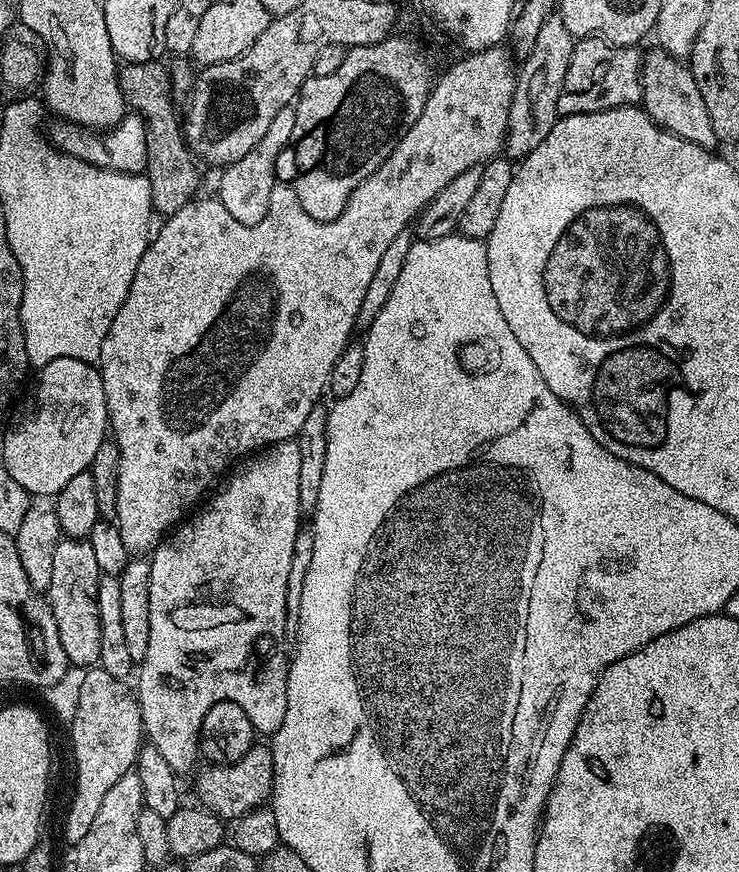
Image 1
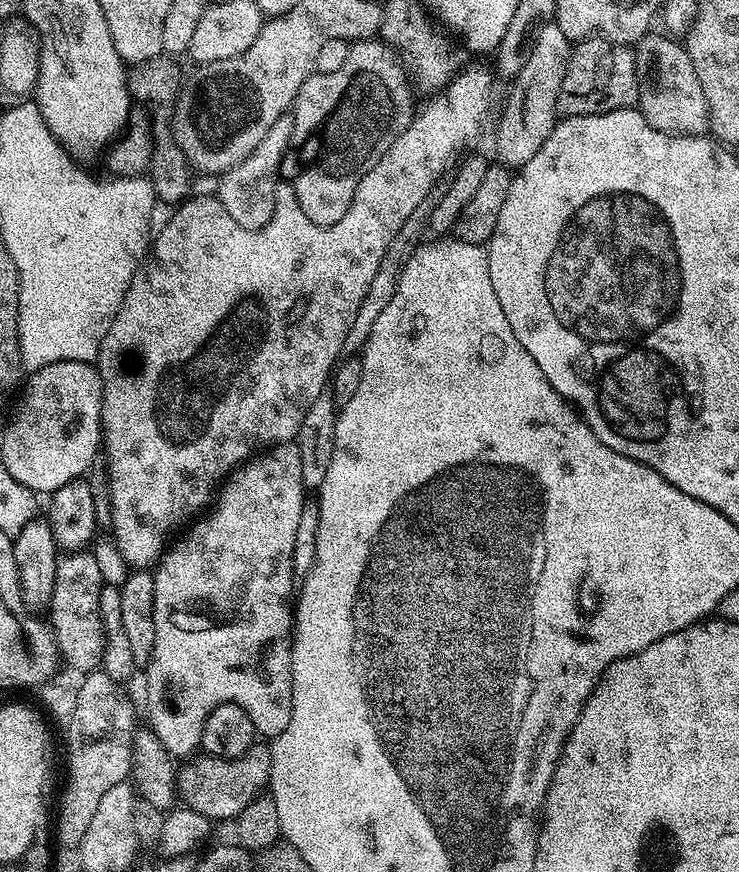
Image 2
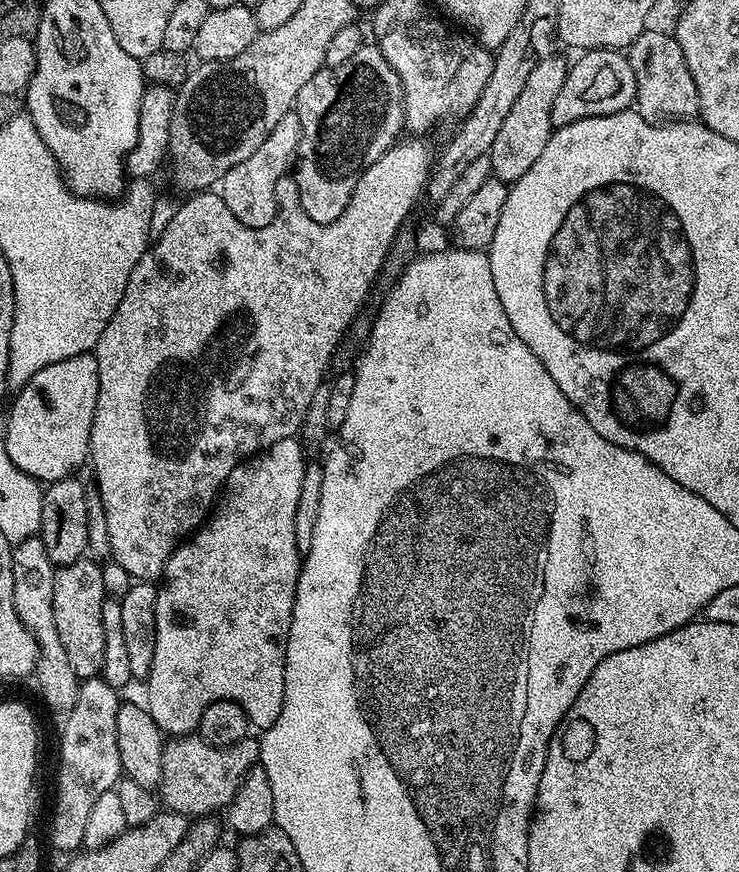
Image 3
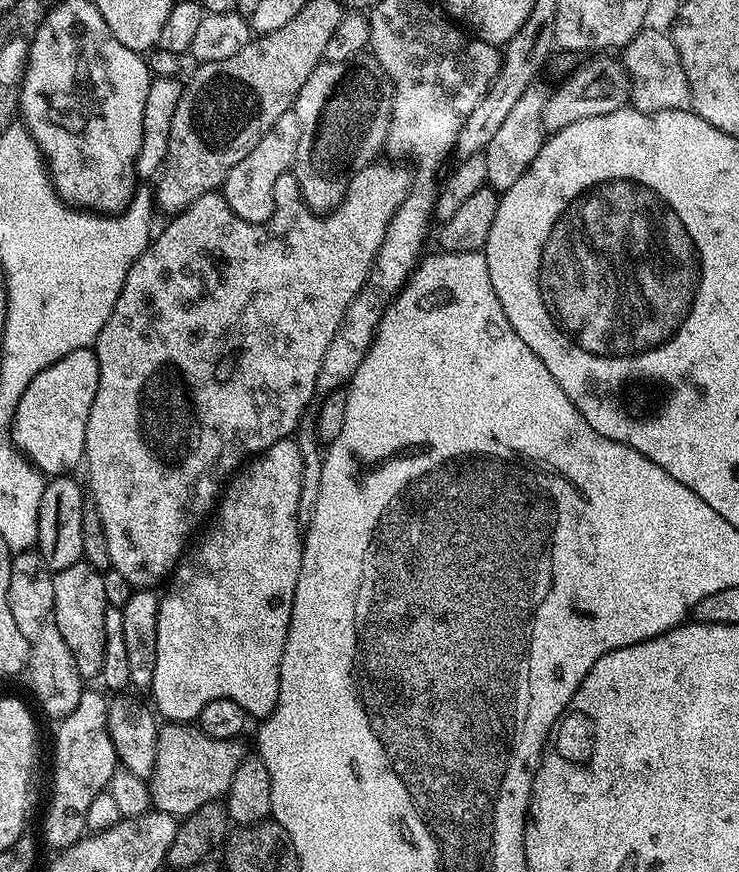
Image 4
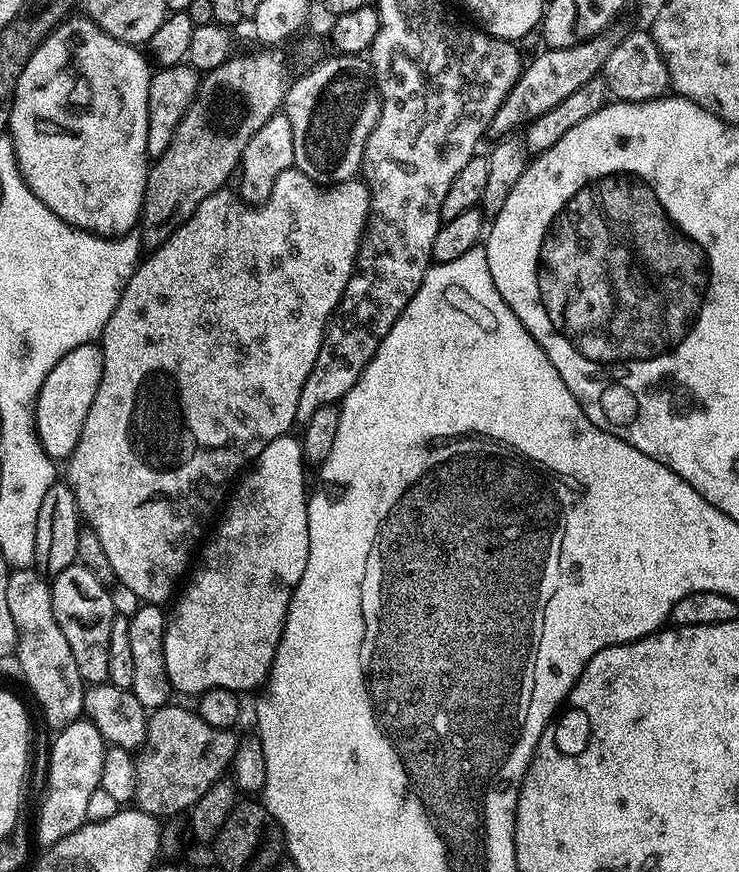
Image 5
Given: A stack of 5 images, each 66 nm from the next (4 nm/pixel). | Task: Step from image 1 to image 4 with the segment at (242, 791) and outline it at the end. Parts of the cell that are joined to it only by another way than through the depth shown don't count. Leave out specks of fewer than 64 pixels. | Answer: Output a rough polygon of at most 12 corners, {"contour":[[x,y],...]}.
{"contour":[[161,723],[152,808],[177,818],[227,797],[239,739]]}

